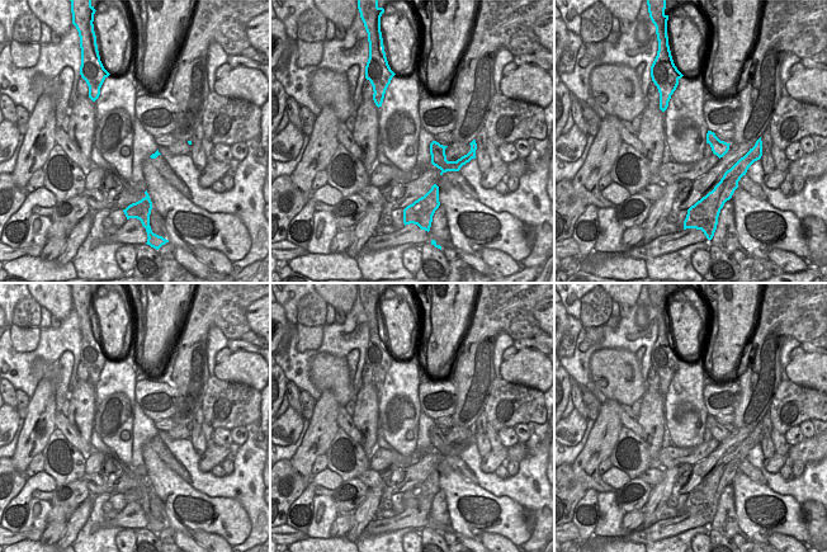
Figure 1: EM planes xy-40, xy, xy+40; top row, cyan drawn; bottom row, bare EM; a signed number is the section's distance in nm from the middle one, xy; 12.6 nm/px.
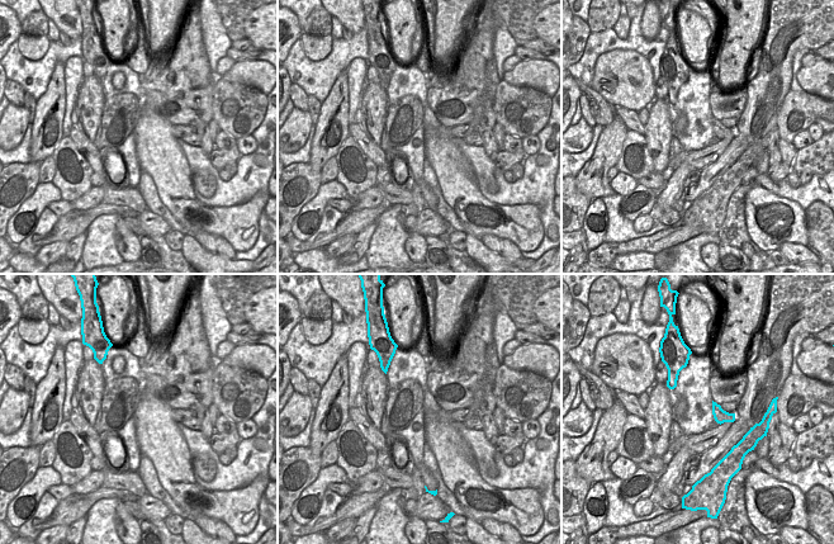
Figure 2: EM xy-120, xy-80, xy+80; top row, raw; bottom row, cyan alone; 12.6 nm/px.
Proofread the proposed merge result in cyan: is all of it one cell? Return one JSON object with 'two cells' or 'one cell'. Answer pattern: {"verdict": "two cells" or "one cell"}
{"verdict": "two cells"}

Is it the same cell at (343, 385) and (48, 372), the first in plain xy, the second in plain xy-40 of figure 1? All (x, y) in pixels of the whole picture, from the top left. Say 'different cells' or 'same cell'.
same cell

